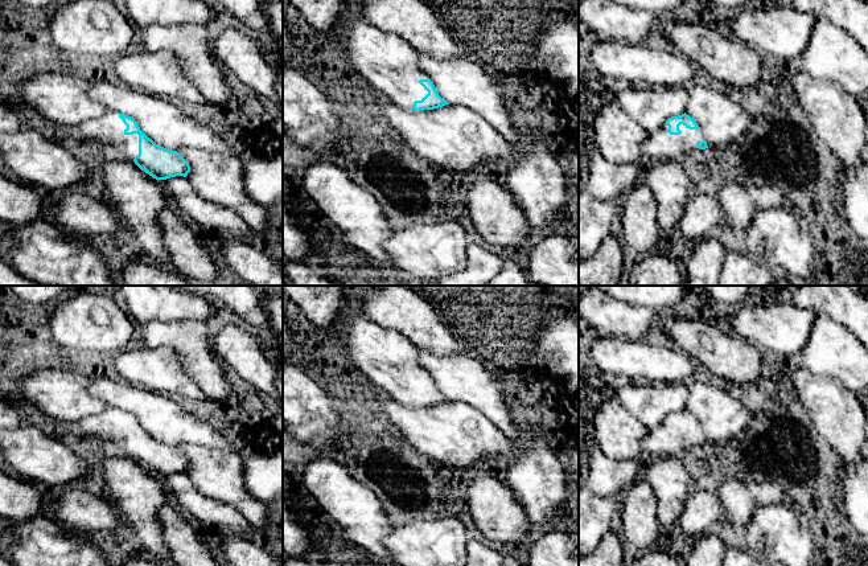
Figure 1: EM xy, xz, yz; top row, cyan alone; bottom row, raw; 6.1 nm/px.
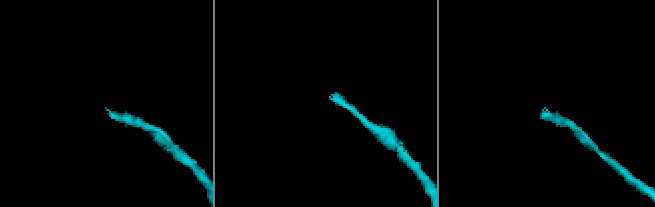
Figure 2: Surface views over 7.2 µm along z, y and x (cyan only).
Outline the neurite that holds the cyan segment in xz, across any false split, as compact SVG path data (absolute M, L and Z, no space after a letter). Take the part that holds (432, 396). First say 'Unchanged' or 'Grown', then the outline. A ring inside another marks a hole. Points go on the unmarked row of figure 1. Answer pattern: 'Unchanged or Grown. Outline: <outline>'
Grown. Outline: M349 304L344 307L337 331L332 337L338 358L347 357L354 365L354 372L365 376L400 403L420 407L449 401L439 391L427 370L420 366L417 348L412 341L396 331L378 325L363 312L354 311Z

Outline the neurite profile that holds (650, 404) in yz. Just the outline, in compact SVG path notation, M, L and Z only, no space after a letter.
M624 381L616 387L616 399L649 430L662 424L669 414L686 409L688 384L635 384Z

